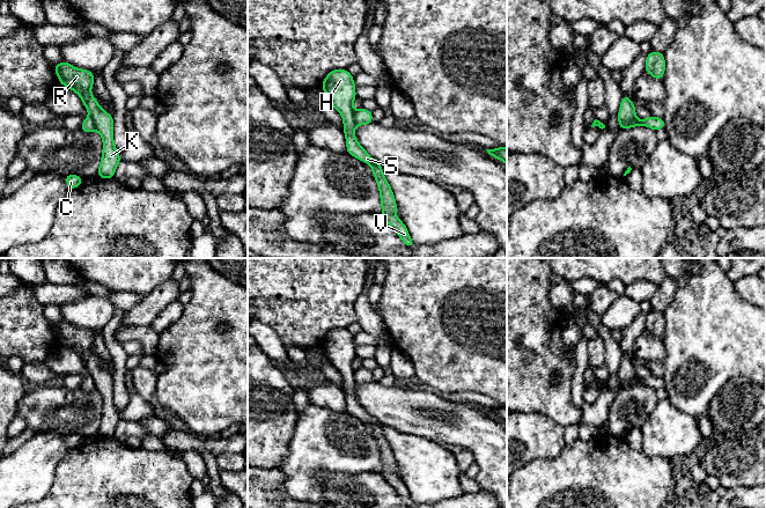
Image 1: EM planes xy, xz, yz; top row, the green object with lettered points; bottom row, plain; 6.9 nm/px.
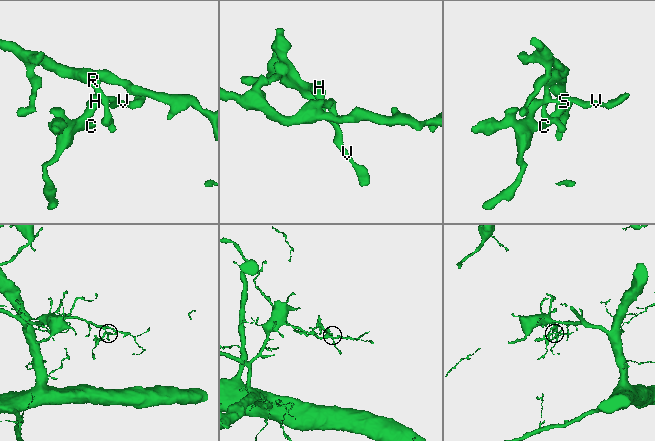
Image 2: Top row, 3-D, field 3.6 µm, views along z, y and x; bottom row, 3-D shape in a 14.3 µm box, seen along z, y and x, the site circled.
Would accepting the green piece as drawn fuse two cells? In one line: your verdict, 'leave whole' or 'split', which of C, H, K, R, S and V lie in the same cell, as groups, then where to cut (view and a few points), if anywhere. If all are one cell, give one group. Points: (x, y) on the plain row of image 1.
split; C H S V / K R; cut in xz along (353, 370), (353, 380), (356, 383)

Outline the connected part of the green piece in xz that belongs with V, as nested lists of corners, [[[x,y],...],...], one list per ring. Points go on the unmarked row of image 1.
[[[333,329],[326,334],[321,347],[326,352],[331,365],[343,375],[347,413],[368,422],[373,427],[373,434],[380,448],[382,463],[381,476],[403,499],[406,506],[414,507],[415,502],[411,499],[406,485],[396,474],[397,463],[393,451],[383,434],[383,426],[356,400],[354,393],[356,383],[354,381],[354,369],[352,365],[353,360],[356,358],[353,336],[347,329]]]

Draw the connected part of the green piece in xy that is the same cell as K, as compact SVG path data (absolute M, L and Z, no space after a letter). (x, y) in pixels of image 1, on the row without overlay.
M64 319L53 327L60 344L71 347L82 358L83 365L94 380L95 389L103 397L103 412L97 436L112 439L121 417L113 403L113 376L105 371L90 353L95 339L93 331L75 327Z

